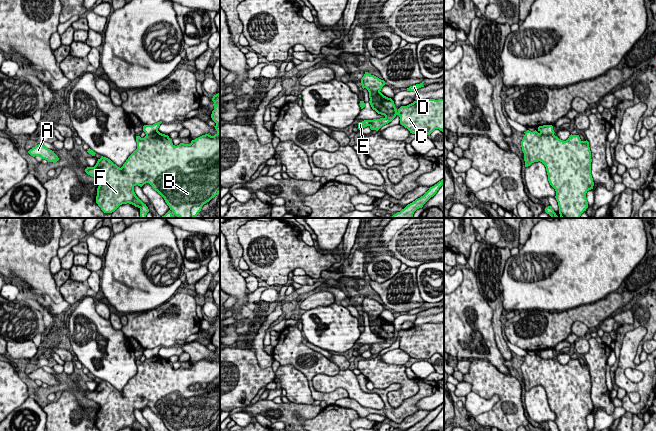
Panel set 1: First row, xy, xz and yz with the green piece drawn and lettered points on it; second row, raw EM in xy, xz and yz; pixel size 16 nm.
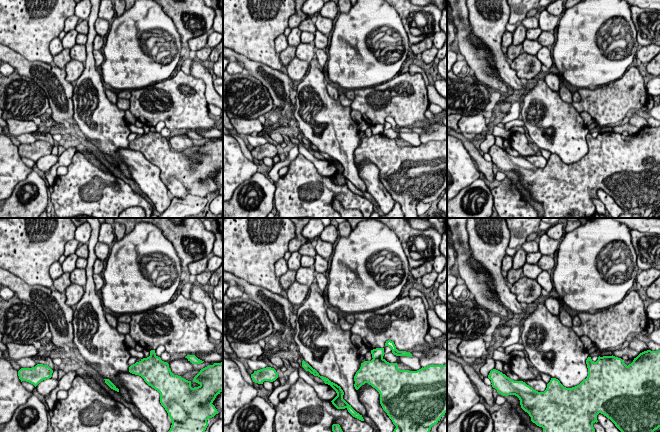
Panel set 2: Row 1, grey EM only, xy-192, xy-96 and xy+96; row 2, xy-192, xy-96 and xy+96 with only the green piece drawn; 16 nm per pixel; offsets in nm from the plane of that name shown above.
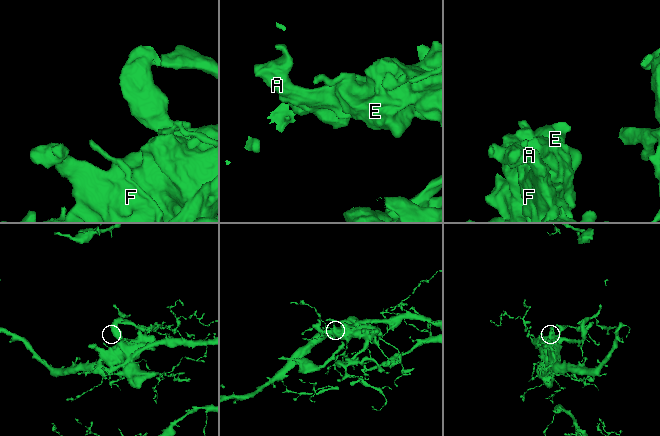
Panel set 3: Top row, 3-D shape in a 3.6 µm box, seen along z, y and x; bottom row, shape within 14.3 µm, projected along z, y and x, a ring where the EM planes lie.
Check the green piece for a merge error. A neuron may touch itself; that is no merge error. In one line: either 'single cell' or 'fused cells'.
single cell

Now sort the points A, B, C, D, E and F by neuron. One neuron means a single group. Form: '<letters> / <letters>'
A B C D E F

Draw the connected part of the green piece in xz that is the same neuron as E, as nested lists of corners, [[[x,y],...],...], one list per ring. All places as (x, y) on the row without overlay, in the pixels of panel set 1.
[[[365,296],[361,303],[362,312],[369,316],[370,329],[384,342],[364,344],[358,347],[358,353],[369,350],[371,354],[378,355],[382,350],[391,346],[397,339],[400,348],[415,359],[430,359],[435,353],[444,357],[444,322],[414,325],[398,334],[391,322],[384,320],[380,315],[385,305]]]

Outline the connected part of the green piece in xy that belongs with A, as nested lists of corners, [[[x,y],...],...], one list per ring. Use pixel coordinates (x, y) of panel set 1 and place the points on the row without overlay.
[[[38,368],[28,375],[28,377],[35,381],[40,380],[42,383],[47,384],[48,386],[57,386],[59,384],[58,380],[54,375],[46,372],[43,368]]]

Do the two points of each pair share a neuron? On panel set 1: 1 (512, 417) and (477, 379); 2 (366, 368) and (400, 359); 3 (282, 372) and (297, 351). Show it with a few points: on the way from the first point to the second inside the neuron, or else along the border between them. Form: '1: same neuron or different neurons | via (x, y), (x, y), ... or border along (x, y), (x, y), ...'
1: same neuron | via (509, 405), (510, 400), (489, 381)
2: different neurons | border along (379, 357), (387, 363), (404, 365)
3: different neurons | border along (280, 364), (292, 365), (307, 378)

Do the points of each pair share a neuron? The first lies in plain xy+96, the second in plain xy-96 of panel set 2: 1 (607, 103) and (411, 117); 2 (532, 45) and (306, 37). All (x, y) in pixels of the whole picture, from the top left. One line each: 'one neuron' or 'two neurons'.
1: one neuron
2: two neurons

